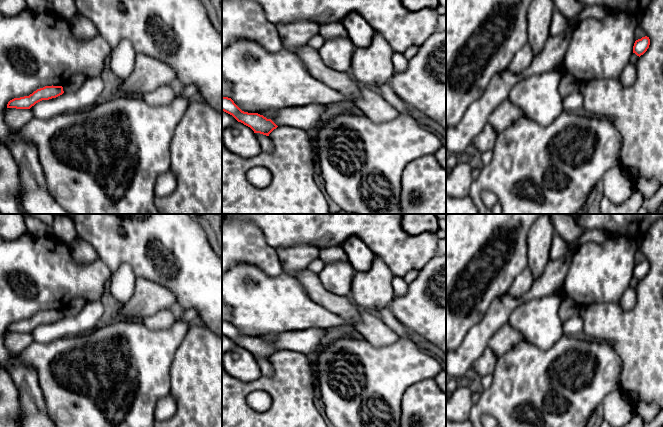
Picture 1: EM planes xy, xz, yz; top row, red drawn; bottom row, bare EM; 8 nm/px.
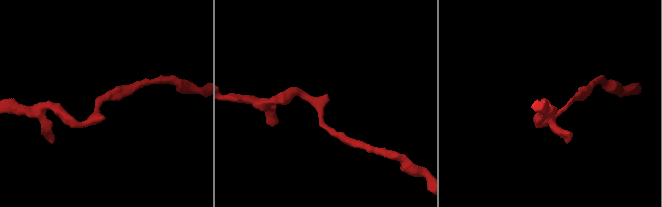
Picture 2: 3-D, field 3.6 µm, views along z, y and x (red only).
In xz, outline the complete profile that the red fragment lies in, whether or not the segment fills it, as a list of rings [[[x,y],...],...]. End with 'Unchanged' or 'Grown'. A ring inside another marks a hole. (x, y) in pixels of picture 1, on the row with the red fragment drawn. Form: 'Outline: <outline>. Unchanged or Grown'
Outline: [[[222,97],[222,111],[232,115],[238,122],[250,127],[254,133],[266,136],[278,126],[271,120],[258,113],[242,111],[231,98]]]. Unchanged

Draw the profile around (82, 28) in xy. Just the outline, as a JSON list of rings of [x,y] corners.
[[[78,12],[69,20],[69,24],[73,35],[80,41],[87,41],[99,35],[94,23]]]

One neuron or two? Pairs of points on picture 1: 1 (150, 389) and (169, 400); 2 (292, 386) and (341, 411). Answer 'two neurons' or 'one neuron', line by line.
1: two neurons
2: two neurons

